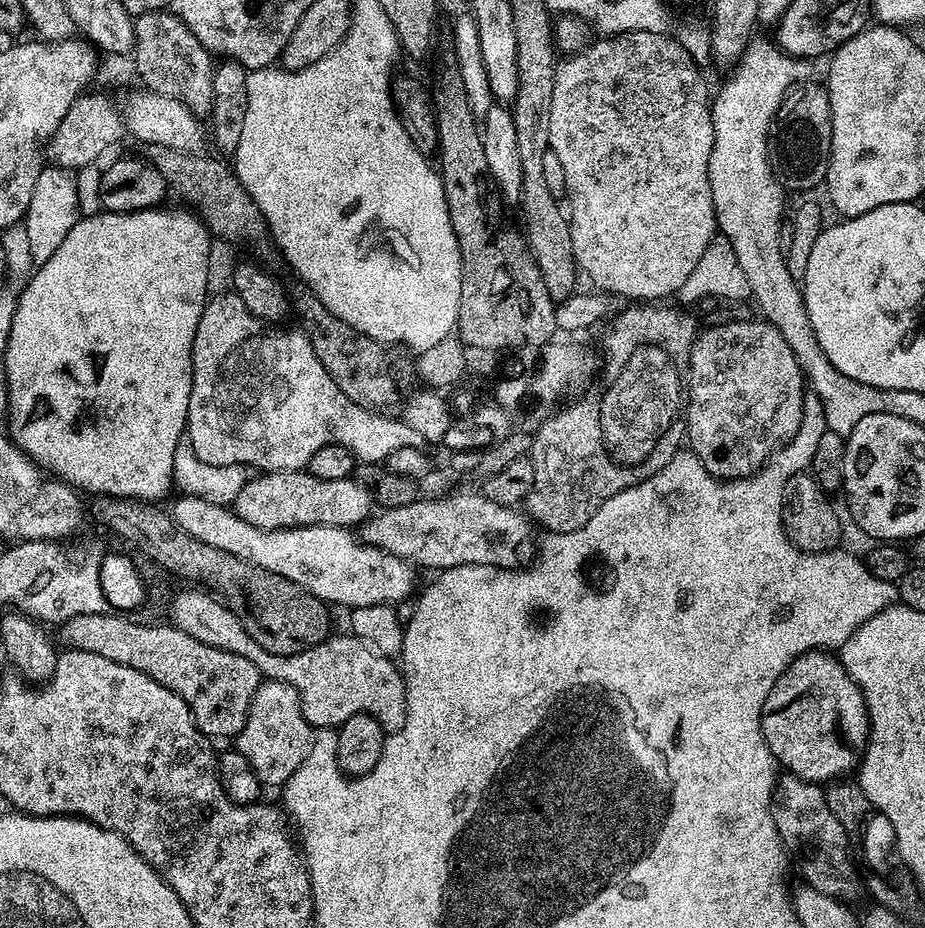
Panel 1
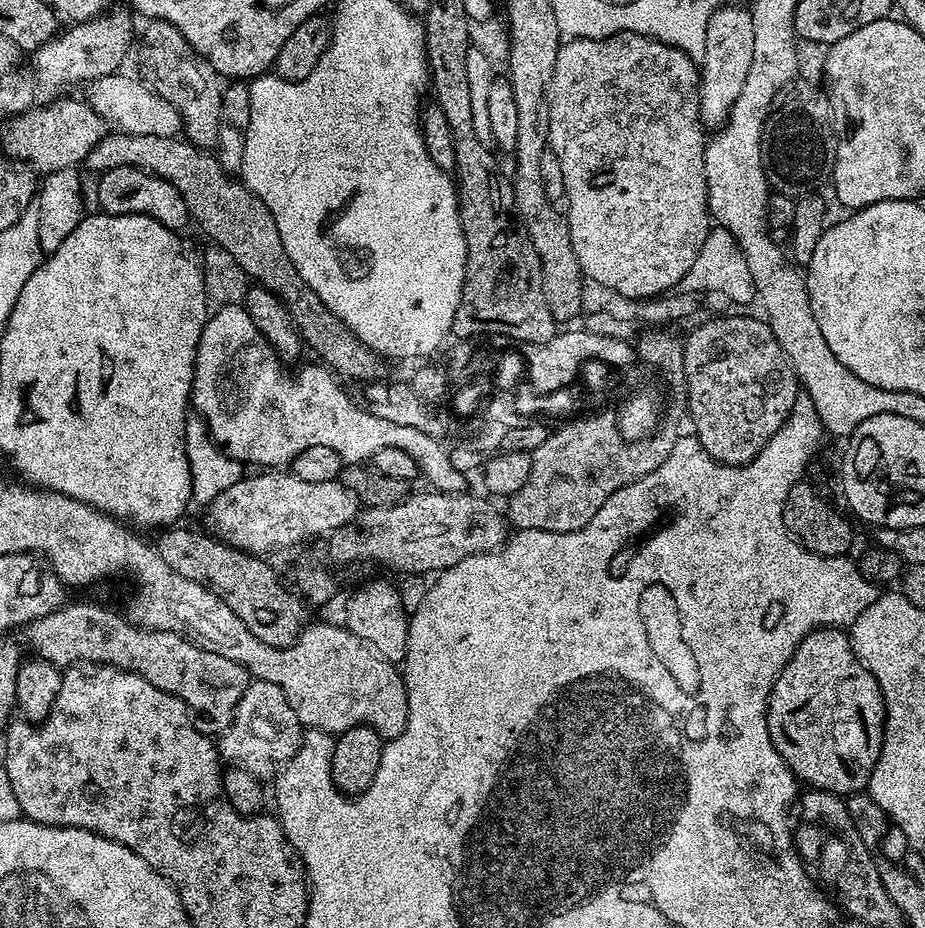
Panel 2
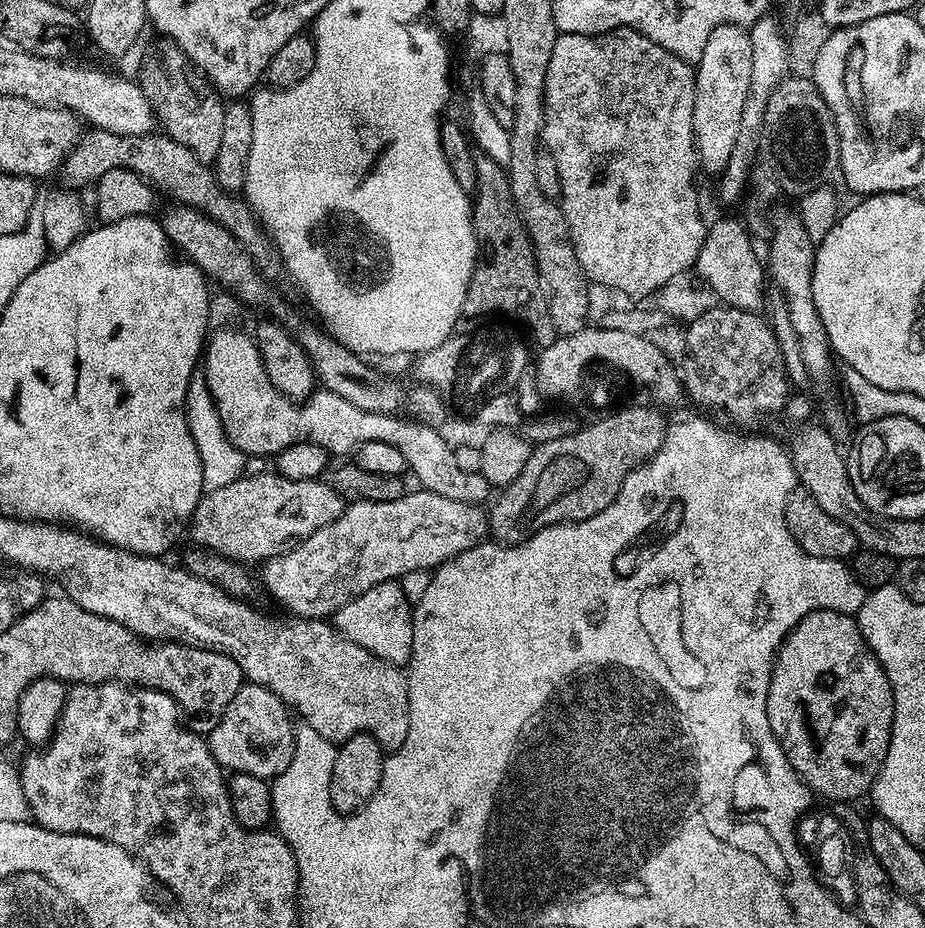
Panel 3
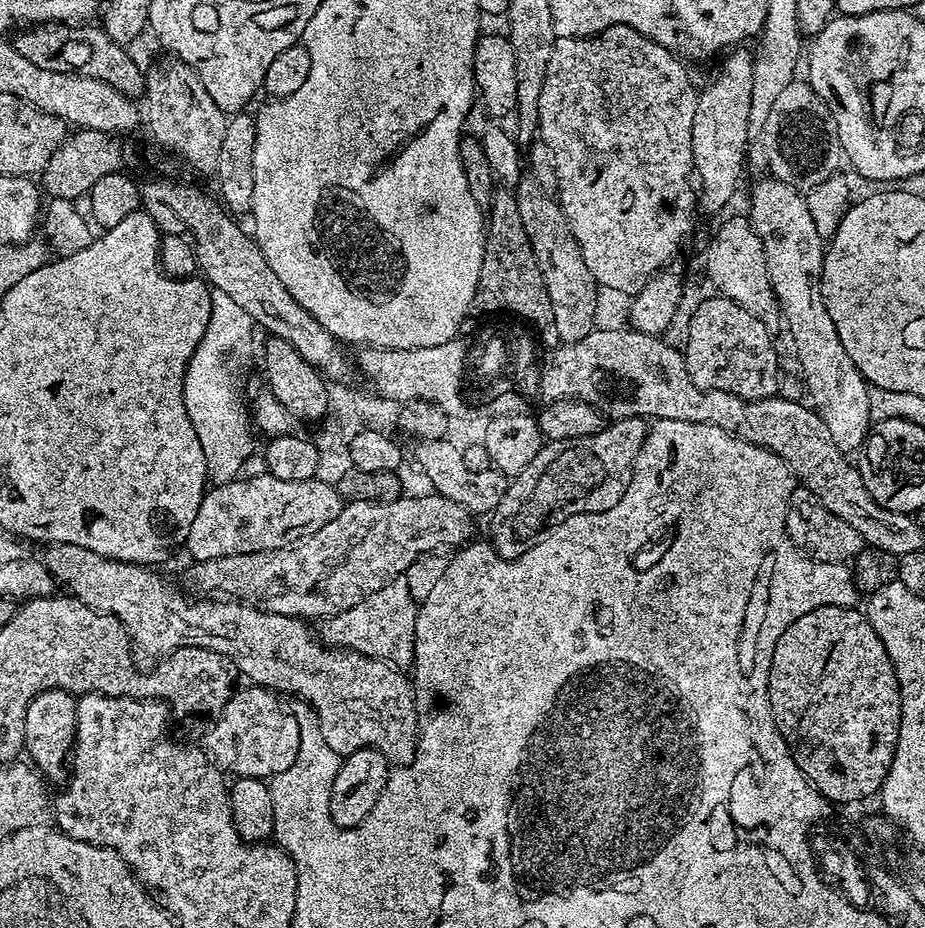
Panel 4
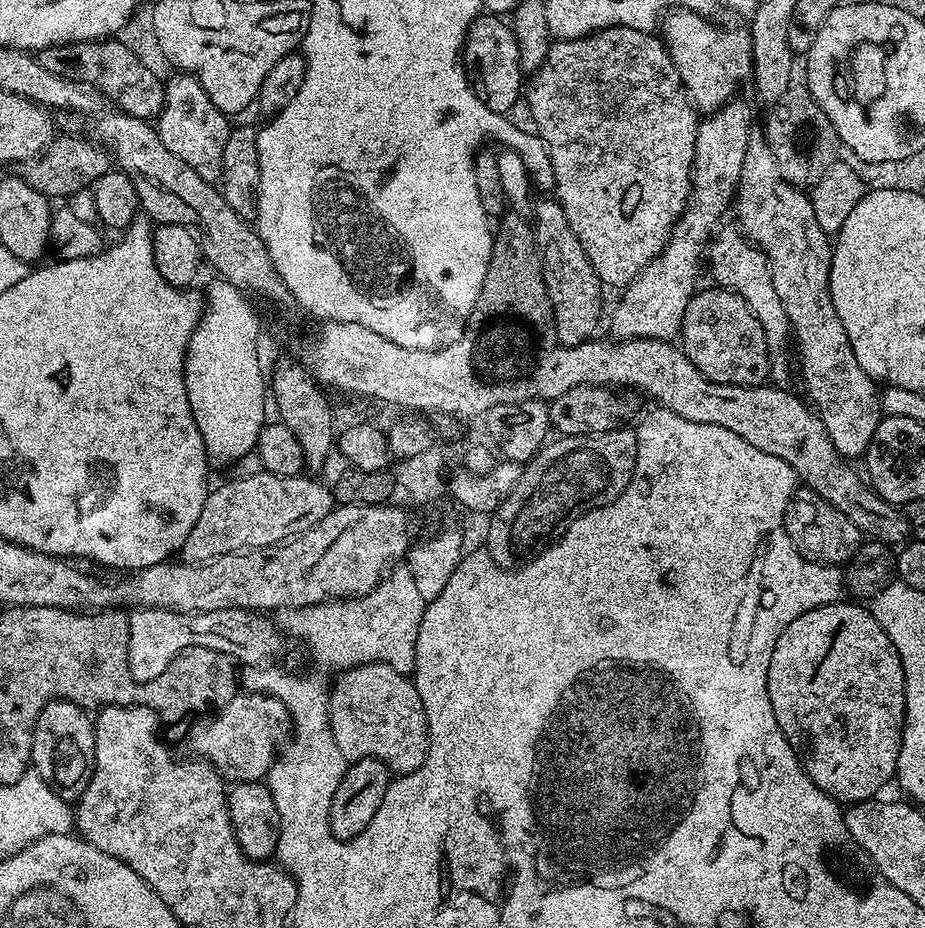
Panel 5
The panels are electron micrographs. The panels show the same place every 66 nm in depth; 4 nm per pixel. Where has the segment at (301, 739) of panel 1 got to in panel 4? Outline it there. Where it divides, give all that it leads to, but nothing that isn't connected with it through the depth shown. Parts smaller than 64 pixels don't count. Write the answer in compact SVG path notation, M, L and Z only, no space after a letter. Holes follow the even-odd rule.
M259 686L237 687L232 693L232 697L226 702L224 709L215 717L212 729L208 732L208 737L202 741L202 747L212 758L213 764L225 774L233 777L258 776L261 778L271 778L282 774L294 762L298 754L300 745L300 733L302 725L279 704L275 691L261 688Z

